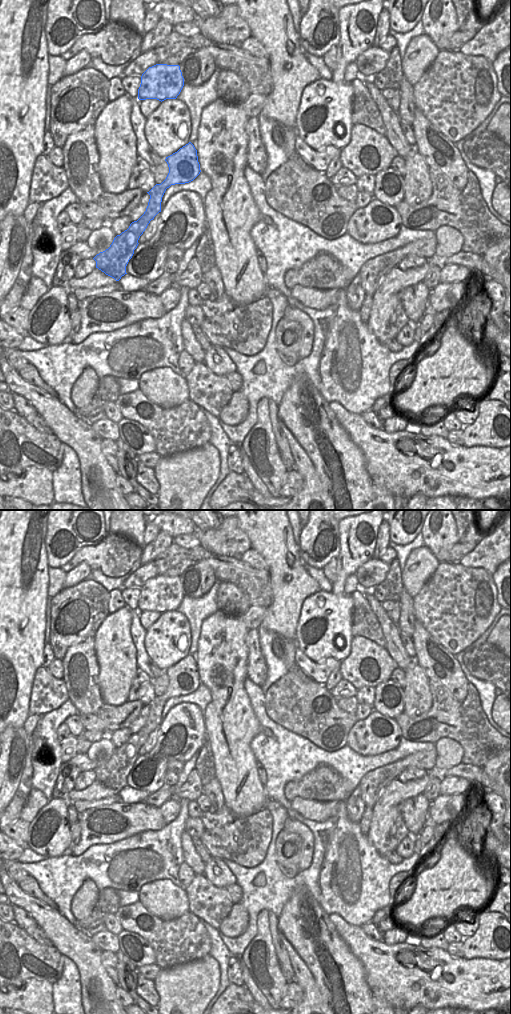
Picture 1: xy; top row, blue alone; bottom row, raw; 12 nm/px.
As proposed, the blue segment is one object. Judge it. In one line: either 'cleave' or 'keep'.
cleave

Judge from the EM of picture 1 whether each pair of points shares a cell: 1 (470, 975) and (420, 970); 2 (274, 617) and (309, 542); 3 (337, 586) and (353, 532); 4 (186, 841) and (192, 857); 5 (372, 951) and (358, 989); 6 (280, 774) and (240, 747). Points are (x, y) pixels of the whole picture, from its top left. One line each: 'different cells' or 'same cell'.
1: same cell
2: different cells
3: same cell
4: same cell
5: different cells
6: different cells

